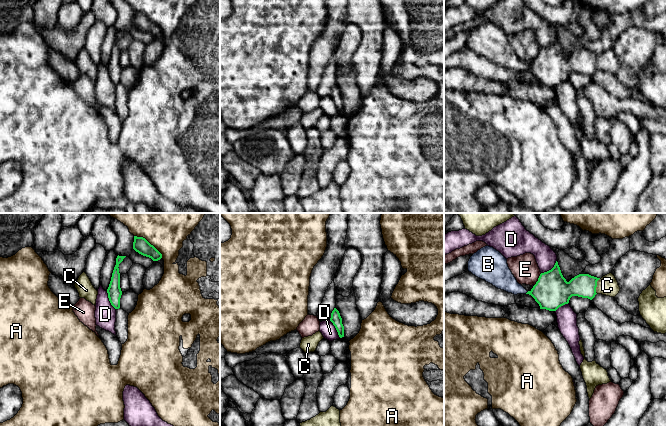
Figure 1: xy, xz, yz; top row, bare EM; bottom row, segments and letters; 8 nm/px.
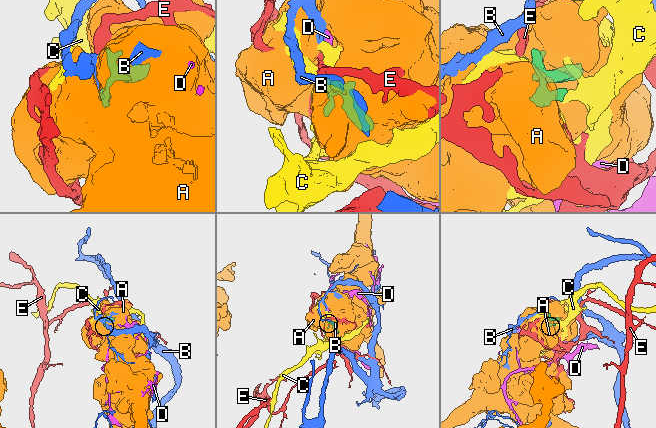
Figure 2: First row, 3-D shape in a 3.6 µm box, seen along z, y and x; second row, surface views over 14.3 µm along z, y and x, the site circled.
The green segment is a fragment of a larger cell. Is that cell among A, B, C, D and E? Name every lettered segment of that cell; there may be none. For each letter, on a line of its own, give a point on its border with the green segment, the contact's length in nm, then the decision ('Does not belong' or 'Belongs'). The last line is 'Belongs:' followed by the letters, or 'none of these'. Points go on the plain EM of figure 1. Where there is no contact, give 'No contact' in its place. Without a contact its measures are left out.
A: Touches green at xy (148, 18). Shared border 300 nm. Does not belong
B: Touches green at yz (527, 68). Shared border 40 nm. Belongs
C: Touches green at yz (596, 62). Shared border 130 nm. Does not belong
D: Touches green at yz (551, 45). Shared border 170 nm. Does not belong
E: Touches green at yz (538, 55). Shared border 120 nm. Does not belong
Belongs: B

